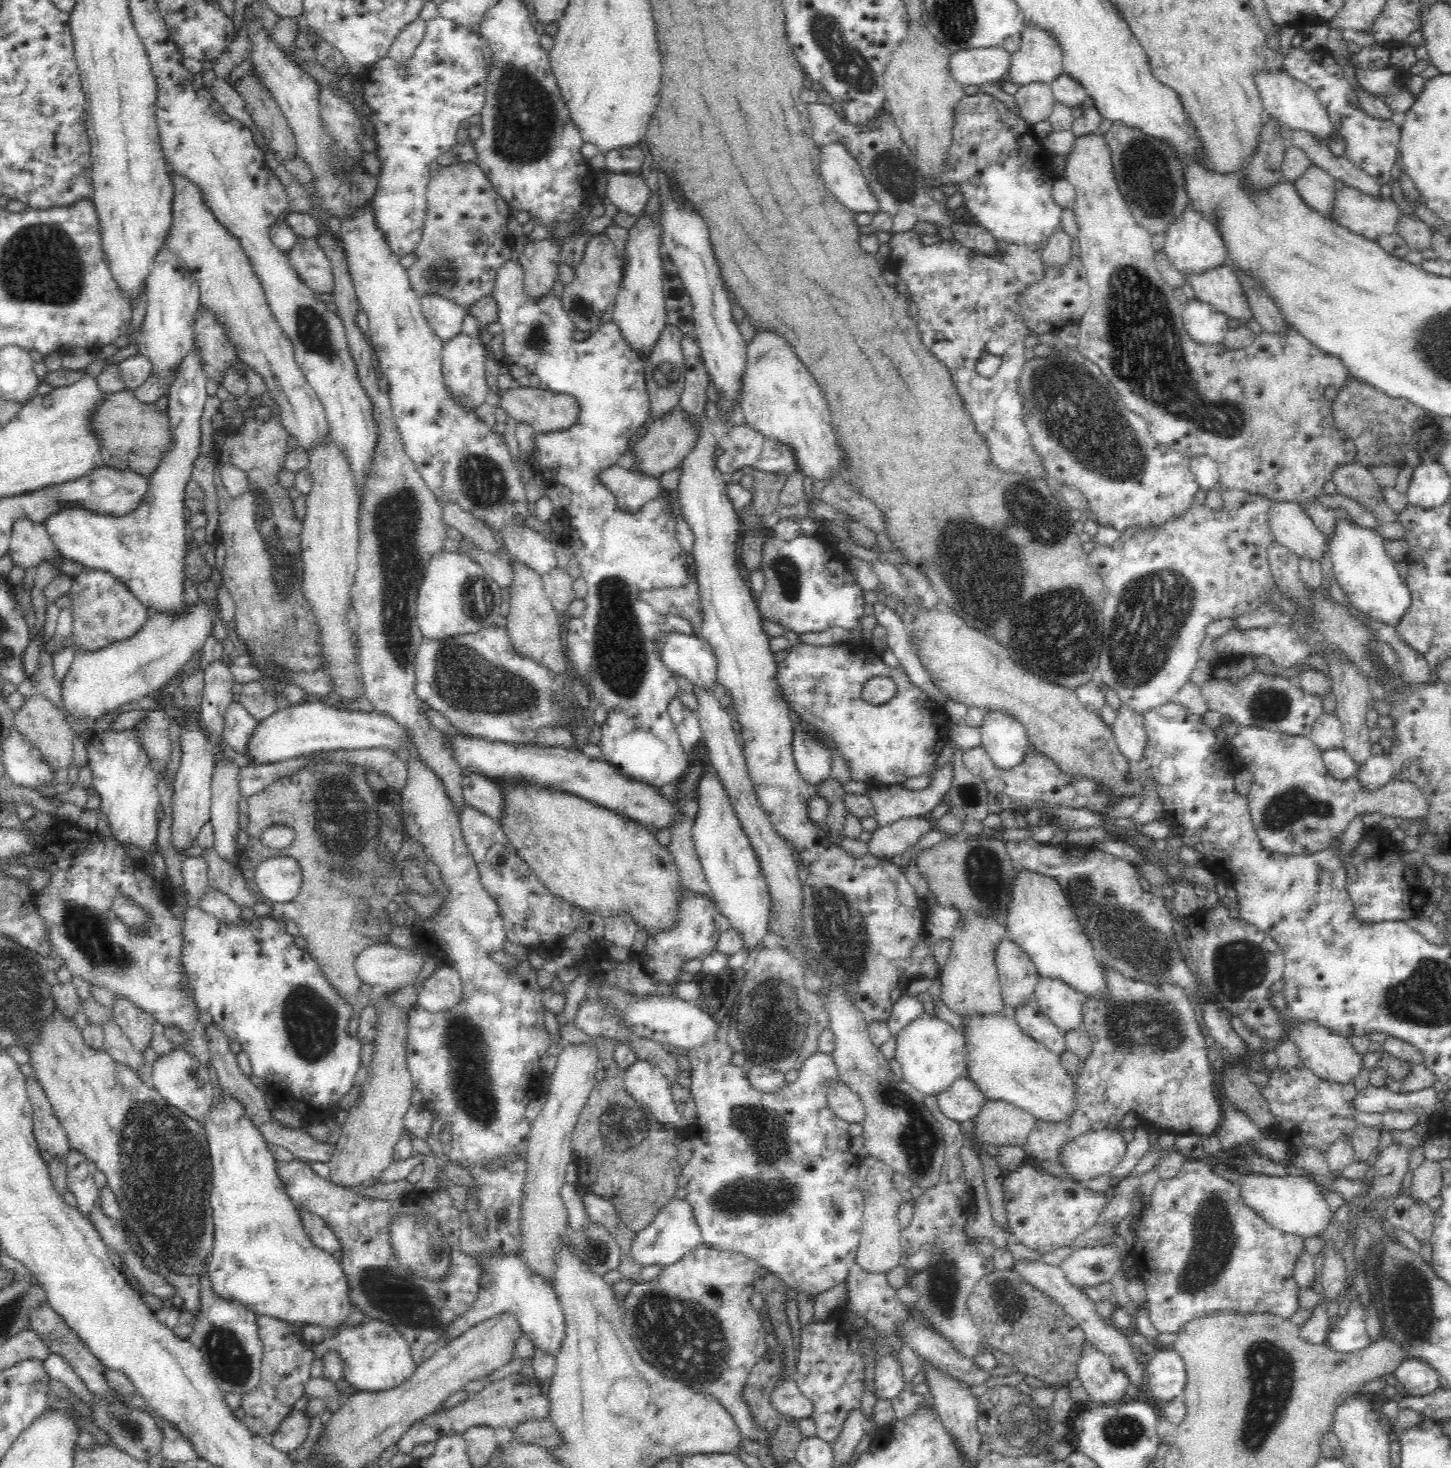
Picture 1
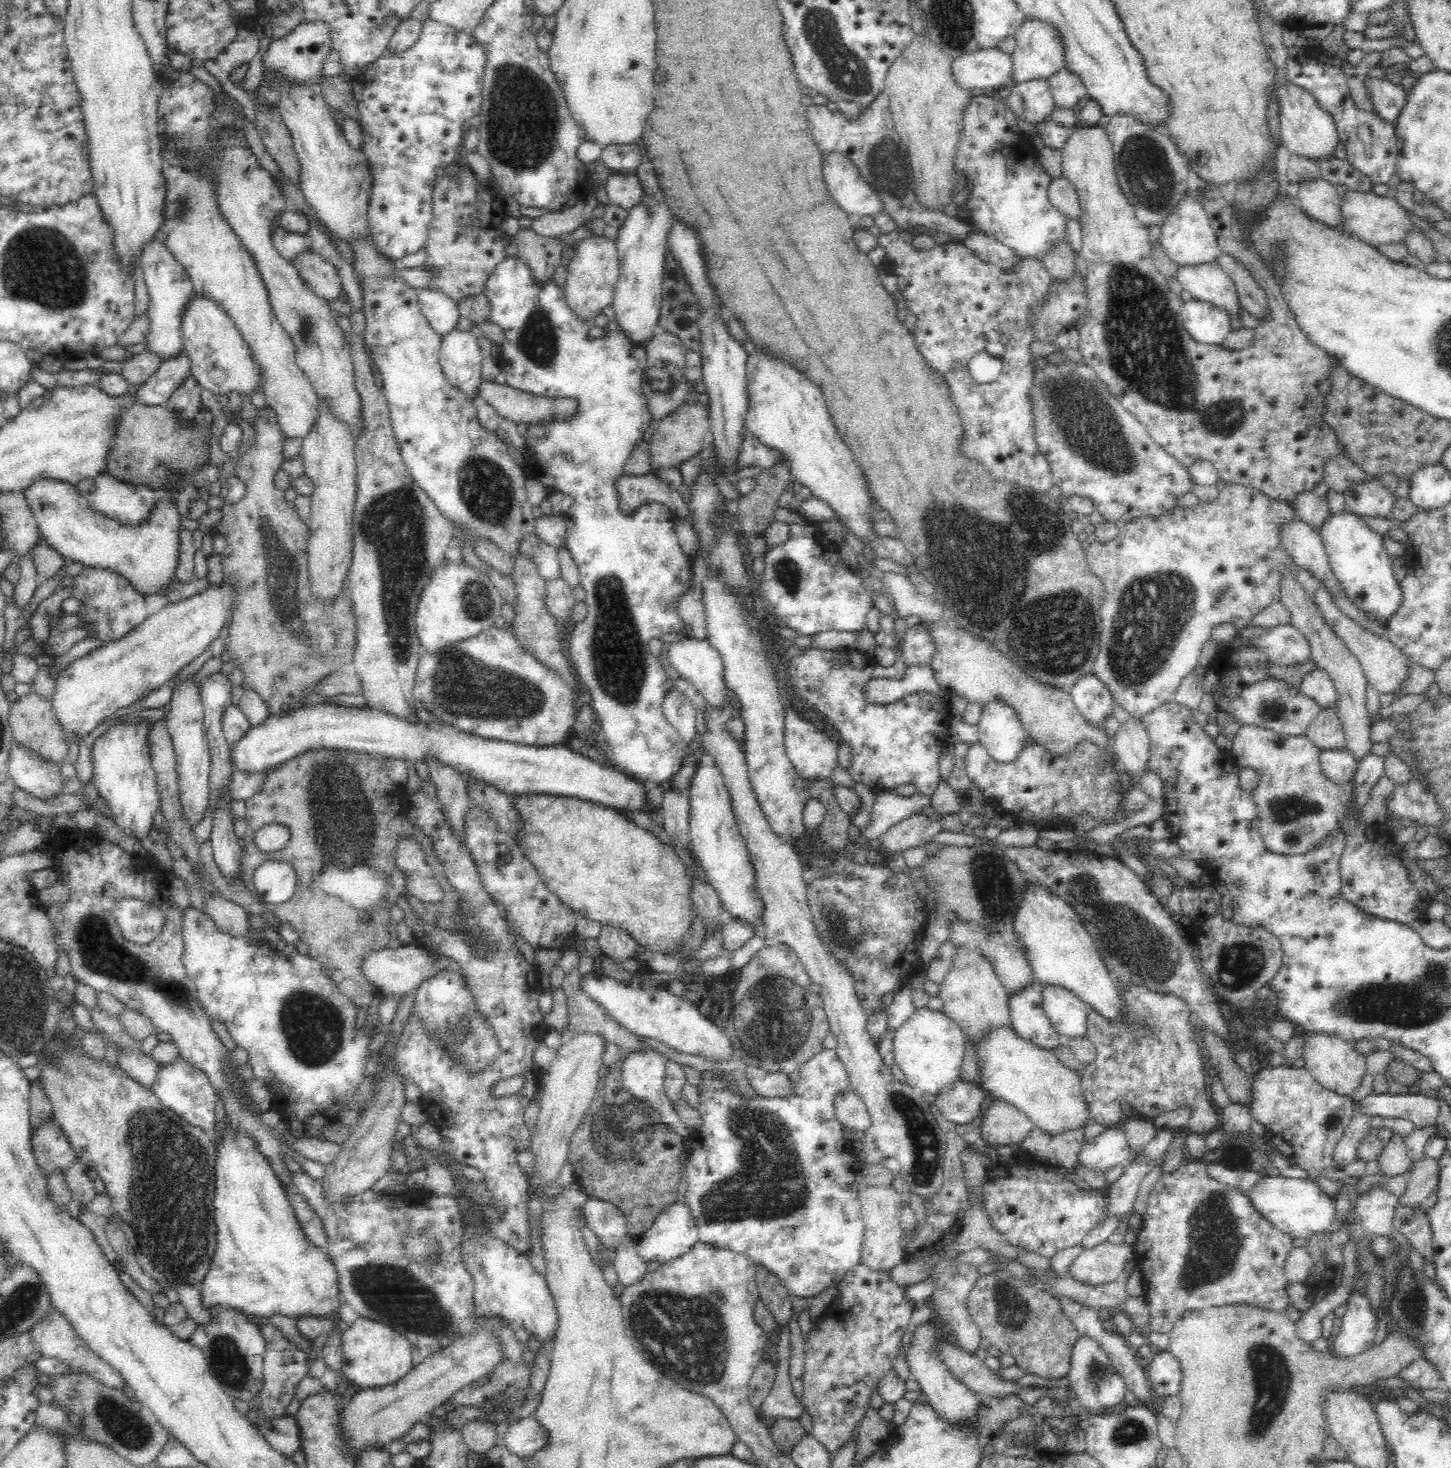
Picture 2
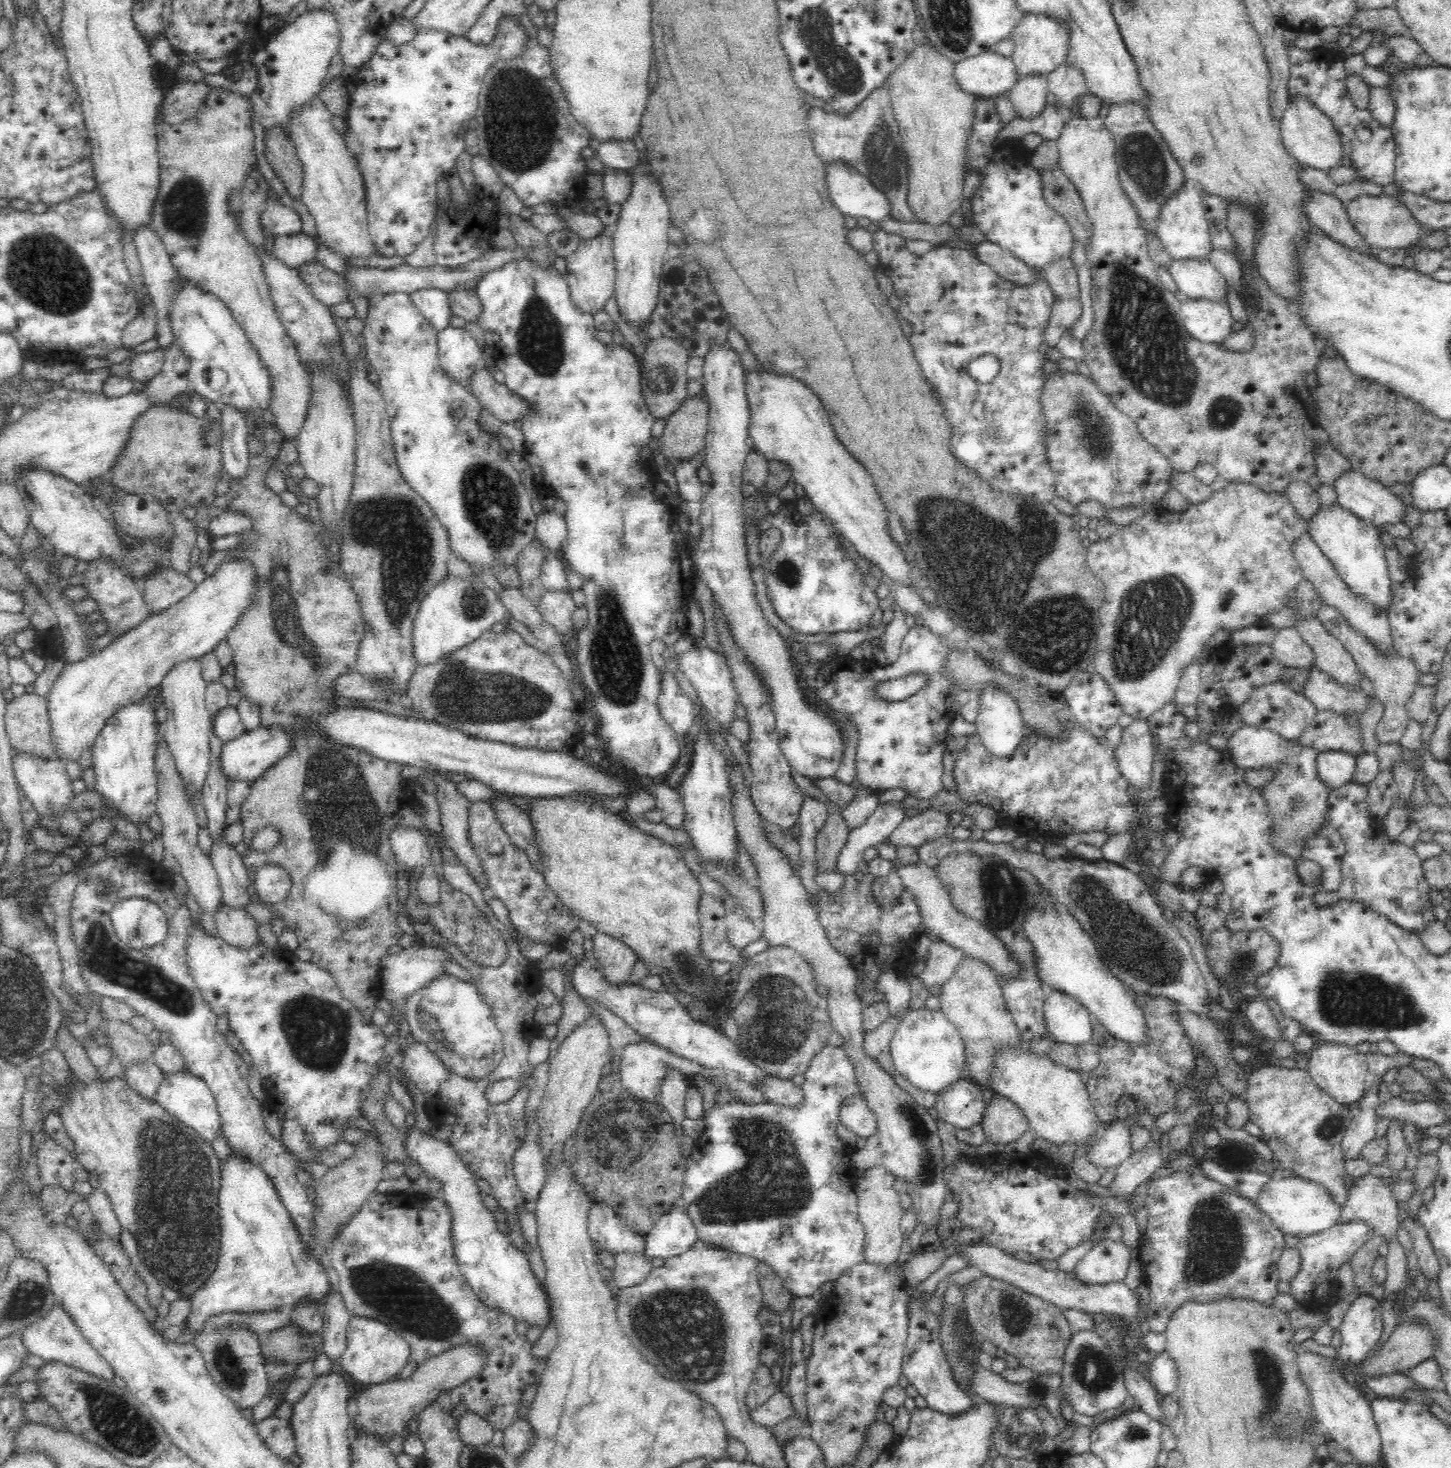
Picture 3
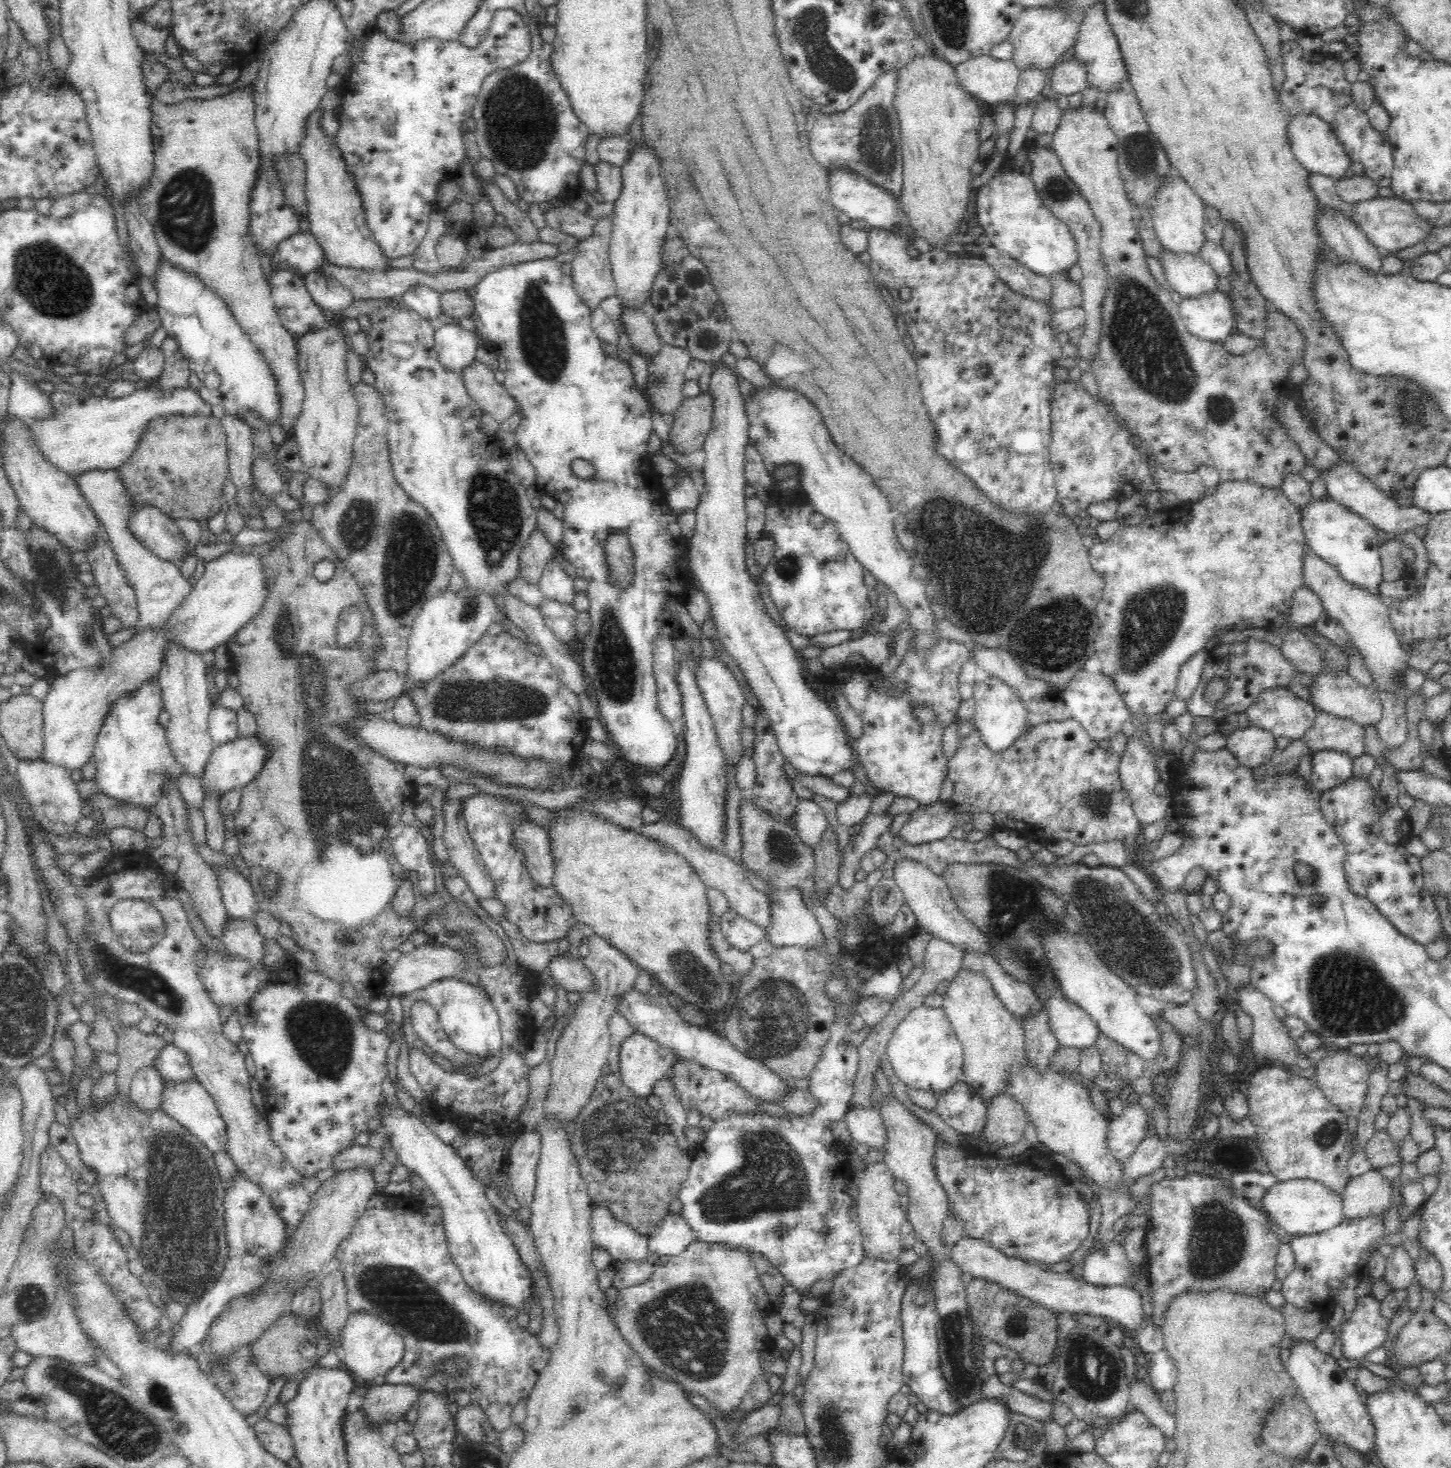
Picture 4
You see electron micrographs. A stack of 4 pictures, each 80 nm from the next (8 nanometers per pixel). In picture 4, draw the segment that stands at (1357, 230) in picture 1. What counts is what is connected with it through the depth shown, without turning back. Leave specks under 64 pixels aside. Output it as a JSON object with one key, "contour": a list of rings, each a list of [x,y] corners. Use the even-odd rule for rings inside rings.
{"contour":[[[1376,197],[1356,201],[1351,205],[1351,219],[1379,250],[1386,253],[1401,251],[1422,242],[1430,232],[1432,223],[1418,216],[1413,205],[1398,197]]]}

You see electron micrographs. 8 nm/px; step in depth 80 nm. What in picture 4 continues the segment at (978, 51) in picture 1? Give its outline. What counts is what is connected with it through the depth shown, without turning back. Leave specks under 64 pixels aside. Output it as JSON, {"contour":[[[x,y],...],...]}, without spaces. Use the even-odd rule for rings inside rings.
{"contour":[[[990,53],[955,66],[960,86],[978,102],[991,106],[1014,102],[1020,72],[1013,59],[994,58]]]}

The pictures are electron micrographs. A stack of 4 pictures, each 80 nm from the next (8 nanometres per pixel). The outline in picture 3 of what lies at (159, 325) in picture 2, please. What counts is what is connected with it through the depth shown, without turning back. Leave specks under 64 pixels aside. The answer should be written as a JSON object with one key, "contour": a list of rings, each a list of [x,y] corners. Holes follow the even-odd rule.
{"contour":[[[146,226],[144,230],[138,230],[136,236],[133,237],[135,246],[139,255],[140,264],[142,265],[142,276],[144,284],[147,286],[148,292],[151,296],[151,306],[155,310],[155,337],[158,342],[158,349],[168,350],[172,348],[176,342],[176,335],[170,327],[172,322],[172,308],[174,308],[174,302],[184,286],[185,278],[182,273],[174,267],[170,254],[166,251],[161,240],[154,234],[152,228]]]}

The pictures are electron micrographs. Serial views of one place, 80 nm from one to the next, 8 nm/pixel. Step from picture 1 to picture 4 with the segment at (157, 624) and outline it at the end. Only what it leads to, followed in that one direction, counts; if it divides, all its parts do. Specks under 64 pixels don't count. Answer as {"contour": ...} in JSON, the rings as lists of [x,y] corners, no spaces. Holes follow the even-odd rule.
{"contour":[[[244,551],[235,553],[225,553],[222,556],[212,559],[205,563],[205,572],[198,580],[193,584],[192,591],[190,595],[178,605],[169,615],[168,618],[162,622],[161,625],[137,628],[137,631],[128,637],[125,641],[122,641],[119,645],[113,646],[110,652],[107,654],[107,658],[104,658],[102,662],[96,663],[95,665],[81,666],[69,671],[66,671],[63,675],[56,674],[52,678],[54,682],[50,684],[49,691],[46,698],[43,700],[43,713],[44,713],[44,742],[45,742],[45,753],[42,756],[44,761],[54,761],[58,764],[65,766],[68,770],[78,770],[86,764],[88,758],[92,757],[93,750],[95,749],[95,742],[97,736],[102,729],[106,716],[110,710],[114,708],[114,704],[118,700],[128,696],[134,696],[138,694],[138,690],[142,689],[142,686],[148,684],[148,682],[159,682],[158,674],[161,673],[162,666],[165,665],[166,652],[170,650],[170,646],[175,646],[179,650],[187,650],[190,653],[201,655],[203,652],[214,651],[220,644],[226,644],[227,640],[237,631],[242,628],[259,610],[266,598],[266,580],[263,577],[262,565],[260,564],[259,558],[250,553],[244,553]]]}

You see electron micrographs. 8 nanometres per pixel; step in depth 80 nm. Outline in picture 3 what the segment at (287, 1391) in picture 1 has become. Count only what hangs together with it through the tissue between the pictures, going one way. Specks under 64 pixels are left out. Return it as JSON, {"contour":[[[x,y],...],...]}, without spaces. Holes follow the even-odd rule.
{"contour":[[[266,1355],[264,1359],[265,1373],[267,1374],[266,1396],[272,1398],[278,1392],[278,1400],[274,1402],[274,1410],[284,1402],[284,1394],[290,1383],[296,1378],[300,1363],[284,1362],[278,1355]]]}

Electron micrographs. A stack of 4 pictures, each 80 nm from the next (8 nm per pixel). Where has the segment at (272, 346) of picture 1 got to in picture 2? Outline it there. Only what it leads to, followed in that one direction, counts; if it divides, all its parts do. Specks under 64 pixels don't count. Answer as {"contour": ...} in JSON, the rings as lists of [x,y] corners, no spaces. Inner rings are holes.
{"contour":[[[165,144],[162,145],[162,172],[168,185],[166,222],[158,230],[157,240],[166,246],[166,249],[170,250],[176,260],[190,273],[190,279],[194,282],[194,290],[197,294],[218,305],[234,322],[235,329],[249,350],[250,358],[257,366],[261,379],[260,386],[263,387],[267,406],[272,407],[272,410],[277,413],[278,424],[286,438],[306,438],[314,430],[314,426],[318,424],[318,418],[321,417],[321,410],[318,409],[320,408],[319,396],[295,361],[295,344],[275,317],[264,281],[260,278],[254,259],[242,247],[242,241],[236,233],[222,220],[209,180],[184,169],[175,157],[174,149],[170,149]]]}

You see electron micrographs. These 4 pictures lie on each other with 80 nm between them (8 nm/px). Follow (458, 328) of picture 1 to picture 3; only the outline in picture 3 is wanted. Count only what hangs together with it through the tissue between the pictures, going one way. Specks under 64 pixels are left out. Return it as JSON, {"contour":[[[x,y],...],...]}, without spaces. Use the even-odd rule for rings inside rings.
{"contour":[[[432,287],[416,290],[410,295],[412,295],[412,301],[418,310],[439,333],[450,326],[453,312],[450,299],[448,299],[448,292]]]}

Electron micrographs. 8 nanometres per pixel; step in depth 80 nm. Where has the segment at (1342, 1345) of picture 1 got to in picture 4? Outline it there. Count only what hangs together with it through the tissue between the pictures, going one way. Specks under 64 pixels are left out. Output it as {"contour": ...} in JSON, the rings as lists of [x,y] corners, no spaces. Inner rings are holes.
{"contour":[[[1372,1296],[1357,1298],[1350,1320],[1341,1330],[1344,1358],[1364,1358],[1374,1349],[1384,1346],[1389,1320],[1380,1315],[1380,1304],[1381,1301]]]}

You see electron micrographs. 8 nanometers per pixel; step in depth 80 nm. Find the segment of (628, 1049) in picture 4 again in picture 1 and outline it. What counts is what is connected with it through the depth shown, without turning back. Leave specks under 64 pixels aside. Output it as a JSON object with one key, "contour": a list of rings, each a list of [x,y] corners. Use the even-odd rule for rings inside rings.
{"contour":[[[642,1060],[626,1072],[624,1082],[627,1093],[650,1111],[656,1122],[672,1124],[676,1128],[687,1125],[676,1108],[670,1082],[658,1066]]]}

